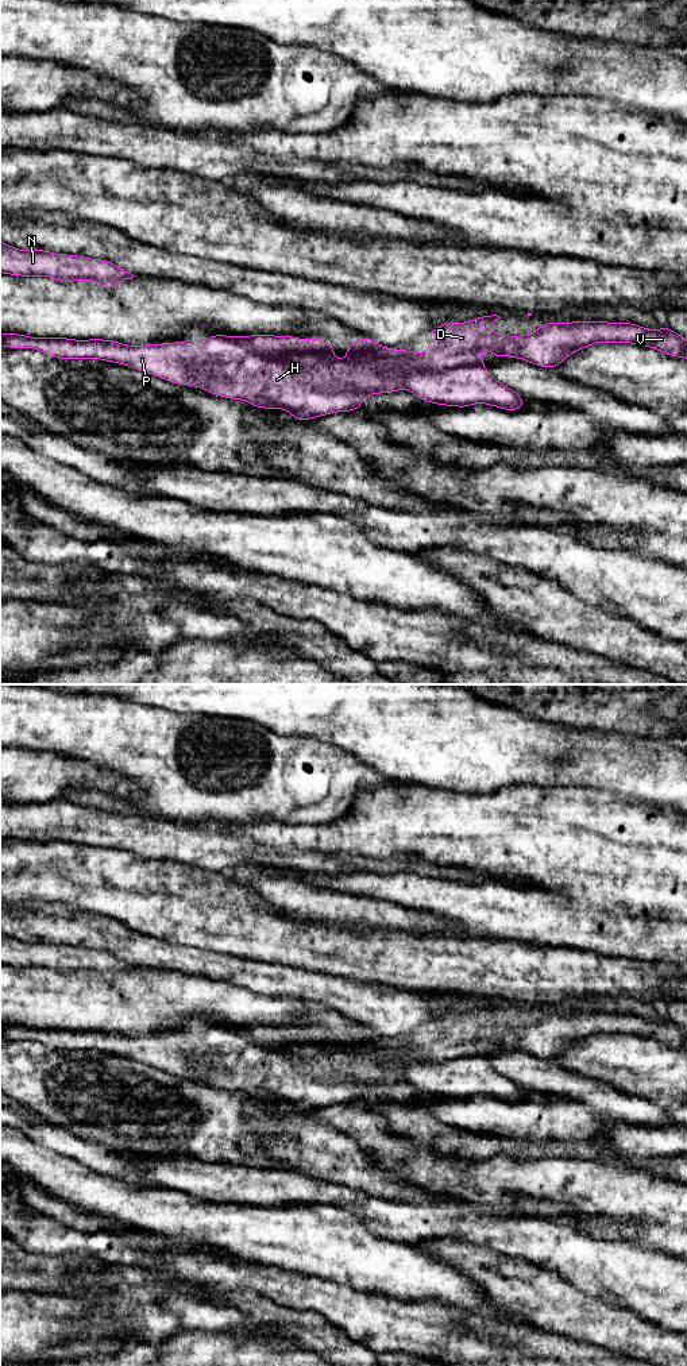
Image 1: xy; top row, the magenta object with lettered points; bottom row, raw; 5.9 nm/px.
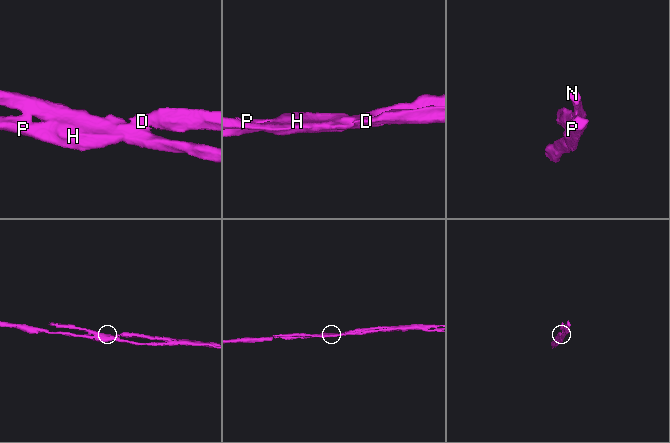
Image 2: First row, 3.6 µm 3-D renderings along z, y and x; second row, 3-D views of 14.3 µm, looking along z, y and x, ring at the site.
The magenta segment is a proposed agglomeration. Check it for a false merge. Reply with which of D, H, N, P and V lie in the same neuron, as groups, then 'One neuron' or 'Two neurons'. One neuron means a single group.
Groups: D H P V / N. Two neurons

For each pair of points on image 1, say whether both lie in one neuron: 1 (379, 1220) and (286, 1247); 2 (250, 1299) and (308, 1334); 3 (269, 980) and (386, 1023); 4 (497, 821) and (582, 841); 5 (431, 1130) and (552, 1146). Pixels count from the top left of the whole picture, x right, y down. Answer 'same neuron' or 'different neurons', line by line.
1: different neurons
2: same neuron
3: same neuron
4: same neuron
5: same neuron

